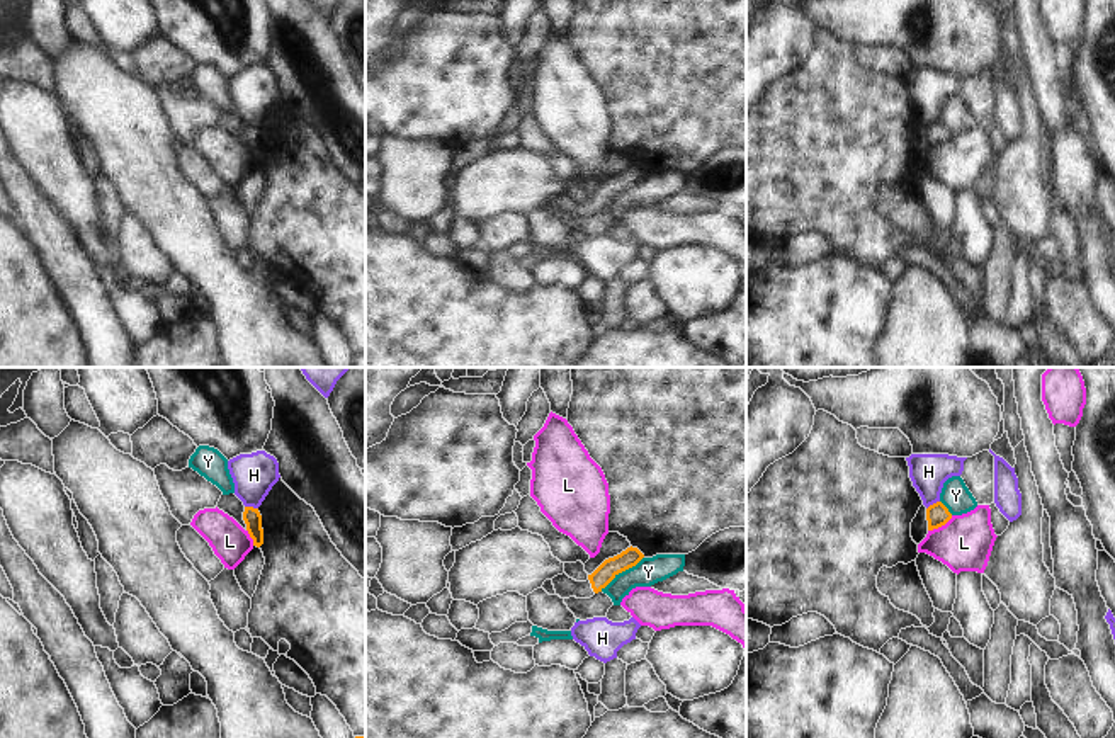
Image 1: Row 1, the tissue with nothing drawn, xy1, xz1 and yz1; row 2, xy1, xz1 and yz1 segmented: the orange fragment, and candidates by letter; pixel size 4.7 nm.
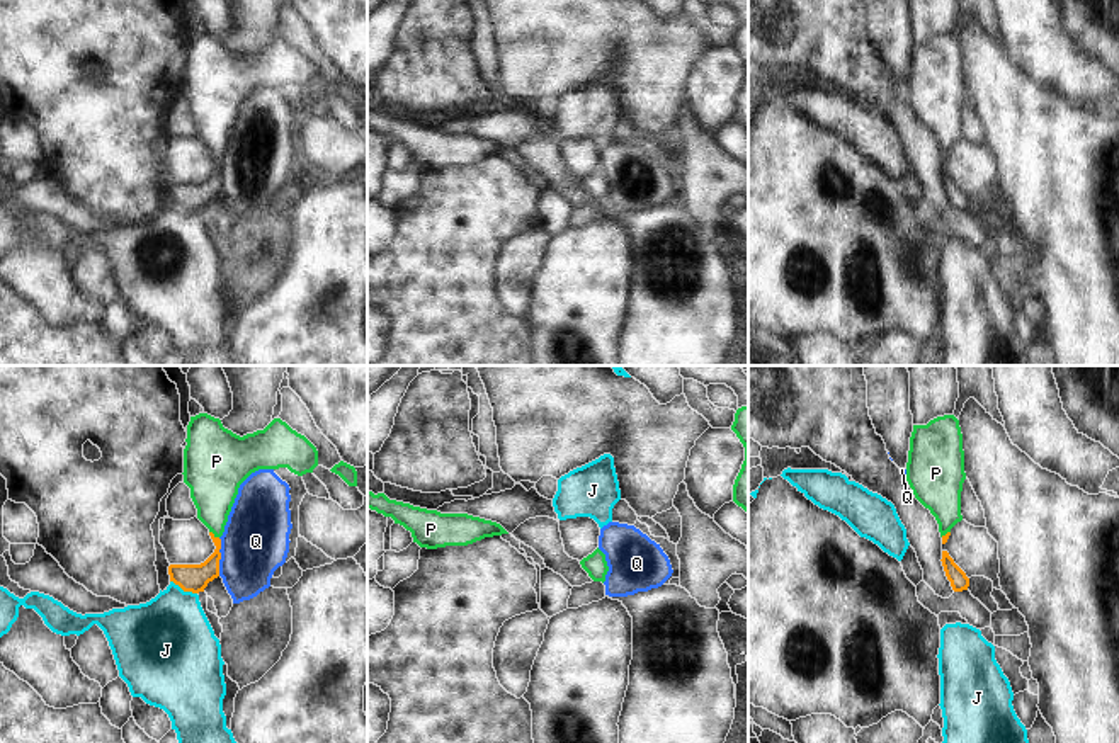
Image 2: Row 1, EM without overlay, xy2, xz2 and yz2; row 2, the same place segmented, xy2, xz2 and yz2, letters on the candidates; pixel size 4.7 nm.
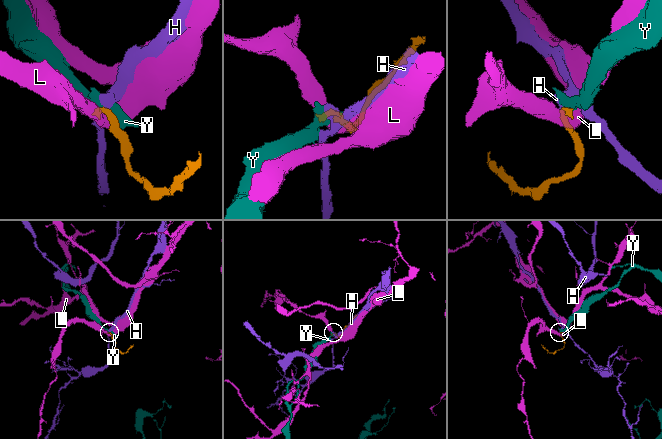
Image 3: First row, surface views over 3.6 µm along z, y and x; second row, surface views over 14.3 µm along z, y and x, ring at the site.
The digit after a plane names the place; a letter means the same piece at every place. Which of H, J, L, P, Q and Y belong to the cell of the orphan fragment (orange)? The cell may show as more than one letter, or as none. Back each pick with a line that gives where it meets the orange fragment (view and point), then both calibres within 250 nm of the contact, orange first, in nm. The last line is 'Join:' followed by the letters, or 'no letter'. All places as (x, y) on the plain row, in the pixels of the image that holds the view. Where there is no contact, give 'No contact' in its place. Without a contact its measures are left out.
P: Touches orange at xy2 (213, 153). Thickness 130 nm (orange) against 240 nm
Join: P

